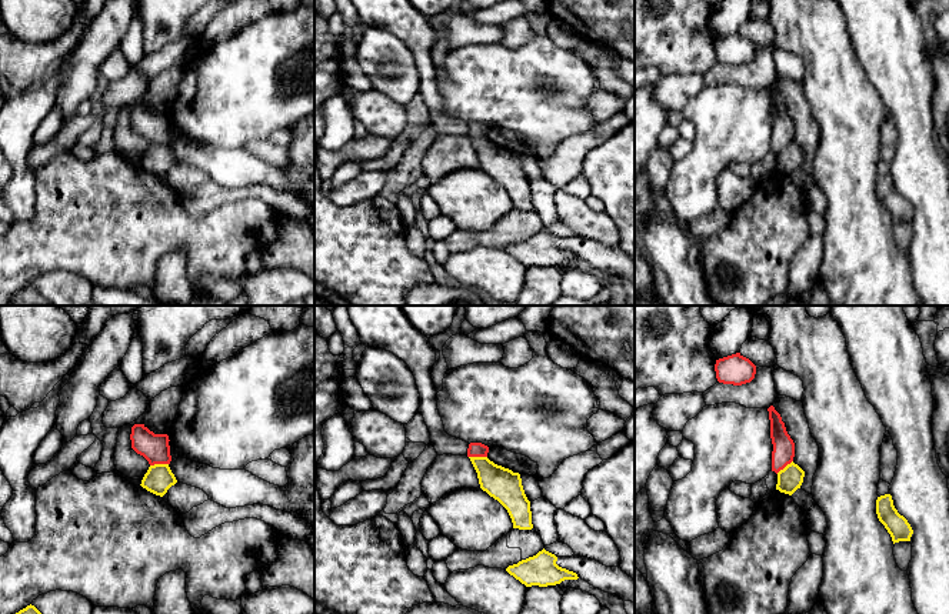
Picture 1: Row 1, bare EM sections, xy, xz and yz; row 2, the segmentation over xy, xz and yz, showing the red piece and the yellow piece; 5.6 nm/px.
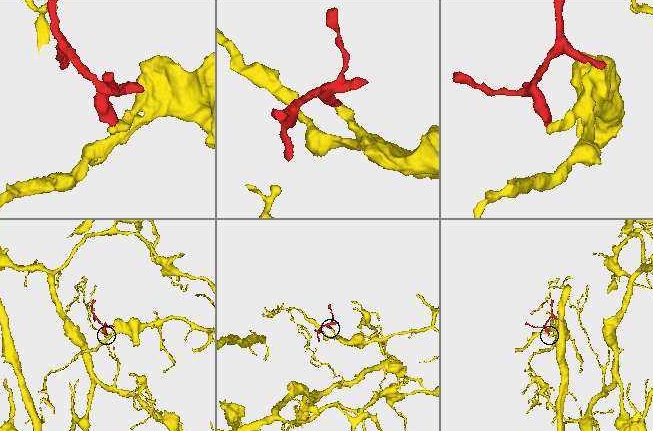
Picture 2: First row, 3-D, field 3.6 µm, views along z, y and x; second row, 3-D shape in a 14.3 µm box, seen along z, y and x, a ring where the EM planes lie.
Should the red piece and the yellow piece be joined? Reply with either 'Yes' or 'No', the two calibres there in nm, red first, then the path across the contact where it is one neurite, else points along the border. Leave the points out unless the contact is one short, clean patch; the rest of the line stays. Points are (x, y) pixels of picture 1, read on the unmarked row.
No. Thickness 160 nm (red) against 160 nm. Boundary: xy (167, 143), (150, 146)

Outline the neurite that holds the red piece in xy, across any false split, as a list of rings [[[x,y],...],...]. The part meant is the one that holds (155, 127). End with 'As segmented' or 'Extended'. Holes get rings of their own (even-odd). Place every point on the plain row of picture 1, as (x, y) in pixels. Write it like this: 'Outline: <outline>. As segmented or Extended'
Outline: [[[134,104],[130,120],[131,129],[143,136],[150,146],[170,144],[170,120],[167,114],[154,114],[144,104]]]. As segmented

